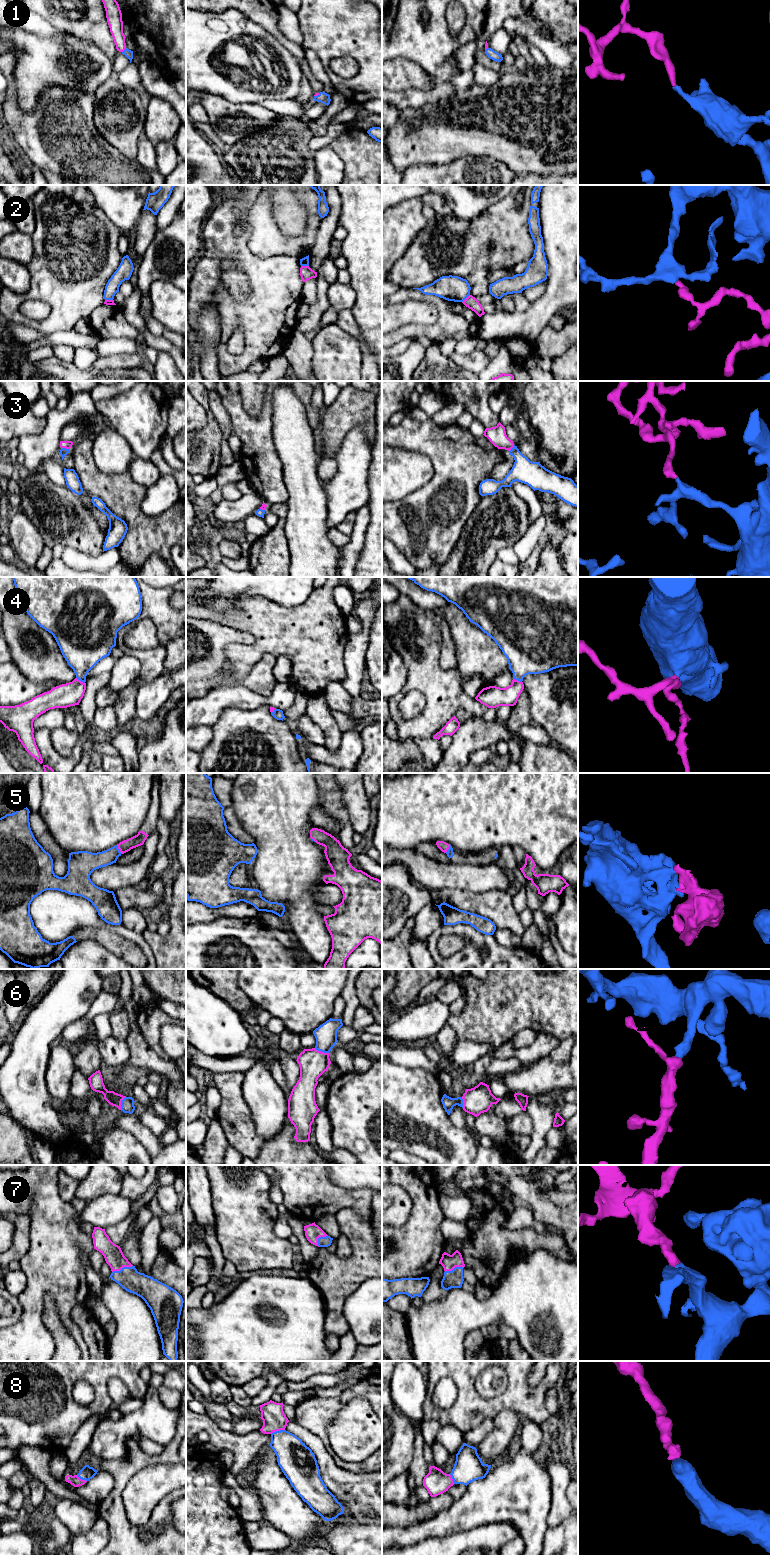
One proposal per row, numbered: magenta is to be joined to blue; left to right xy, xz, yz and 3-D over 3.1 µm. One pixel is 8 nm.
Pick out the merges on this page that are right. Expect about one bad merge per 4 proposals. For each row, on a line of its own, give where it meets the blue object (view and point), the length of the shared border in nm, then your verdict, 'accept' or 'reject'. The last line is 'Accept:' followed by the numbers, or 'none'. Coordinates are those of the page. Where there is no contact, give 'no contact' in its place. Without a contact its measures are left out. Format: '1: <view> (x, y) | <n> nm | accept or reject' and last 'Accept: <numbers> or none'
1: xy (124, 50) | 50 nm | accept
2: xz (304, 265) | 70 nm | reject
3: xy (64, 448) | 60 nm | accept
4: xy (80, 680) | 90 nm | accept
5: xy (118, 849) | 80 nm | accept
6: xz (321, 1051) | 130 nm | accept
7: xy (123, 1267) | 180 nm | accept
8: xz (277, 1431) | 120 nm | accept
Accept: 1, 3, 4, 5, 6, 7, 8

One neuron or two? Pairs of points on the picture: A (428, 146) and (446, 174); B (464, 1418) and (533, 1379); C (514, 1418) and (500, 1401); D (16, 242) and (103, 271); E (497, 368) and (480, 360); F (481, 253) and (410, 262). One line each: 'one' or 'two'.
A: two
B: two
C: two
D: two
E: two
F: one

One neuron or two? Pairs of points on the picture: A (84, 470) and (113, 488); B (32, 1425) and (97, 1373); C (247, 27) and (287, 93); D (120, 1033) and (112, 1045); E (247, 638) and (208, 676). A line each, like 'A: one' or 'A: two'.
A: one
B: one
C: one
D: two
E: one

